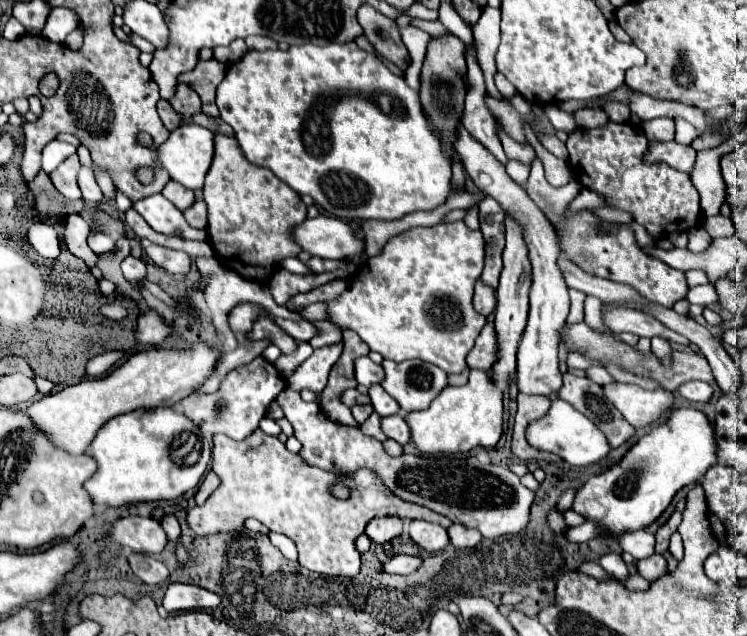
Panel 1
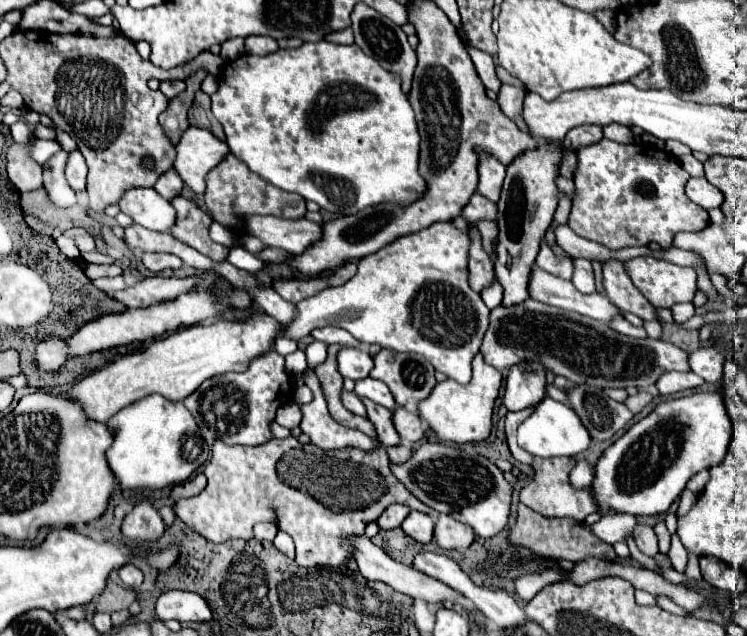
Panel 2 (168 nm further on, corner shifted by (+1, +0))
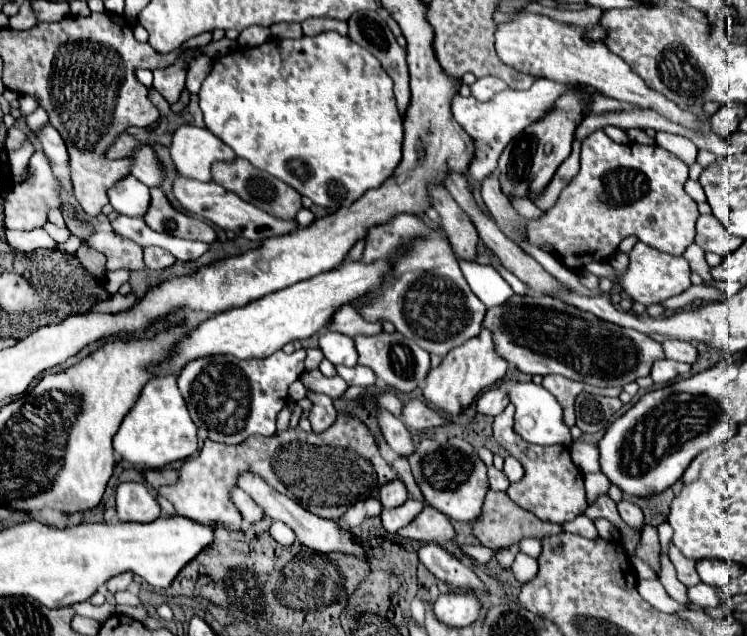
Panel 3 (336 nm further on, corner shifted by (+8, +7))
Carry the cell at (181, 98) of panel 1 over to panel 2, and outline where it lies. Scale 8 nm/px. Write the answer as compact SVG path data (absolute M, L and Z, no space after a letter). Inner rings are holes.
M161 82L159 90L171 100L171 98L175 98L177 94L181 94L181 92L185 90L185 86L183 86L183 82Z

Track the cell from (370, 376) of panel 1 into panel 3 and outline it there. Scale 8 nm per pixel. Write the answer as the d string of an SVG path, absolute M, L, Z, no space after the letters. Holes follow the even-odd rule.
M324 331L318 339L318 345L320 345L320 351L324 353L324 357L334 365L352 367L358 361L352 337L346 337L336 331Z

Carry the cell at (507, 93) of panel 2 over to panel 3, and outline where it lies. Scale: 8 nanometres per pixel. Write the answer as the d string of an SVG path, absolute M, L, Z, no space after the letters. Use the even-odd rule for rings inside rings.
M480 77L476 79L474 85L470 85L472 97L476 97L478 101L488 101L490 97L494 97L498 91L504 91L508 85L498 79L498 77Z

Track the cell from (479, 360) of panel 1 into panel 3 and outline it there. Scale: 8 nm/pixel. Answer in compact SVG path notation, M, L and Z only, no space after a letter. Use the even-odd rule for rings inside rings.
M514 295L502 307L488 309L484 327L494 333L498 355L510 365L514 363L522 373L556 373L594 387L624 387L638 377L646 377L654 359L664 359L662 345L648 335L606 323L548 295Z

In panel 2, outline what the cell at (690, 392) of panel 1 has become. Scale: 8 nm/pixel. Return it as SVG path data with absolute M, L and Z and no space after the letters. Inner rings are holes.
M669 372L657 380L657 390L661 396L671 396L683 390L693 390L705 384L705 380L693 372Z

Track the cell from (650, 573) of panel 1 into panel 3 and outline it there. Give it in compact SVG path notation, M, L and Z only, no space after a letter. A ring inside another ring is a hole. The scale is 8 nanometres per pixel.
M626 499L618 501L618 513L620 513L622 521L630 527L640 527L644 523L644 515L642 515L640 507L634 505L632 501L626 501Z

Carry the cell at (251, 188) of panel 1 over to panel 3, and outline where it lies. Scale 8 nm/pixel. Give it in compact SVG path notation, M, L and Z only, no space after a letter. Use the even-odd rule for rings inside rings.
M234 159L234 163L216 163L214 171L212 171L212 179L218 185L226 187L228 191L236 193L238 197L242 197L248 203L260 207L262 211L268 211L270 215L274 215L278 219L292 221L296 217L296 213L302 209L302 201L300 201L302 197L300 197L300 193L296 189L292 189L290 185L286 185L280 179L274 179L266 171L252 167L246 159Z

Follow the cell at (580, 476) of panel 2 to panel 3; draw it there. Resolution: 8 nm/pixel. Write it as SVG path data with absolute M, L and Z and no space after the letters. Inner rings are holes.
M574 441L570 445L570 455L572 455L572 461L578 465L578 469L582 473L596 473L596 471L600 471L598 445L586 443L586 441Z

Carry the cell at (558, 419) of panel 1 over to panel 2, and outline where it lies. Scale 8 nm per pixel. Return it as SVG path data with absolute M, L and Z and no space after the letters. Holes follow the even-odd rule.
M549 396L543 402L539 402L535 406L533 416L529 416L519 426L517 440L523 450L527 450L533 456L541 456L541 458L553 458L553 456L575 458L577 454L585 452L591 446L591 436L587 428L583 426L581 418L575 414L575 410L571 410L567 404L561 404Z

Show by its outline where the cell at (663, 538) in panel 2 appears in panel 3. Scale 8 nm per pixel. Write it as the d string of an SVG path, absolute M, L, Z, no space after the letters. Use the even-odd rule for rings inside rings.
M646 525L644 531L642 531L642 543L636 547L634 555L636 555L638 559L642 559L644 563L648 563L648 565L656 571L656 575L660 573L660 553L658 553L658 551L660 551L658 533L656 533L654 527Z

